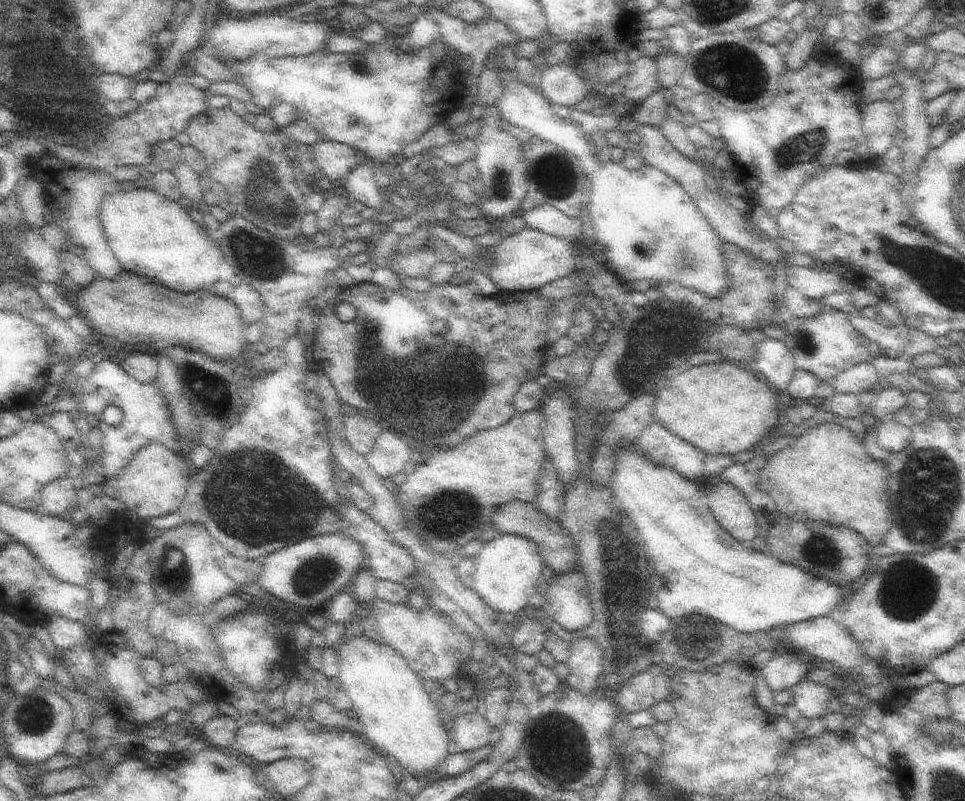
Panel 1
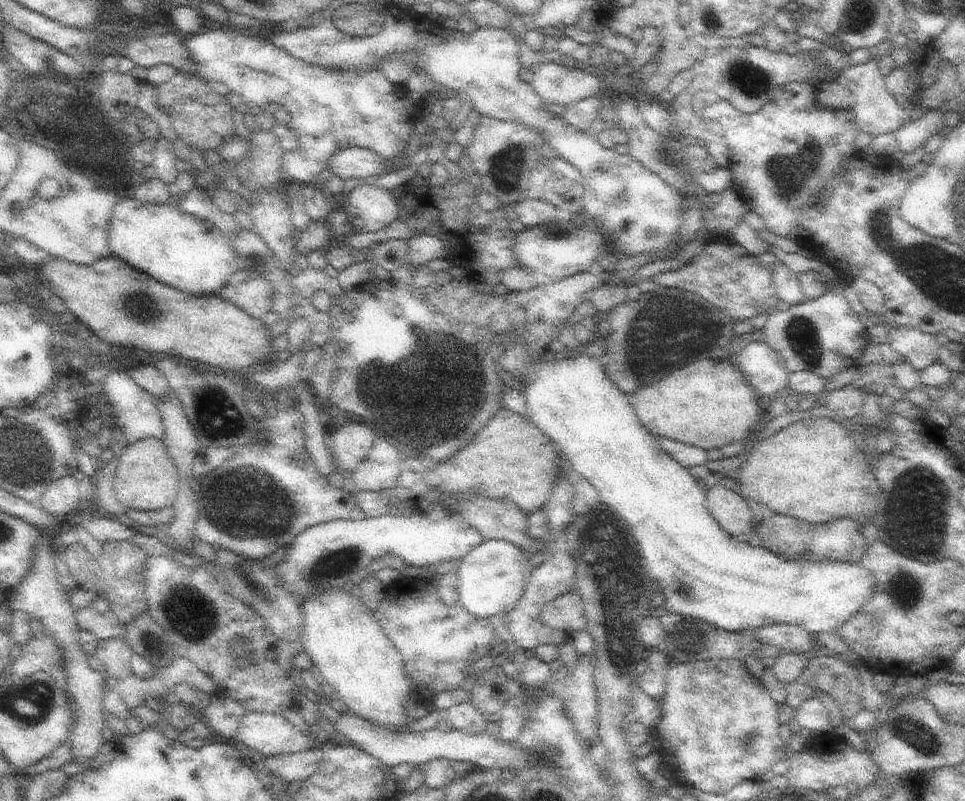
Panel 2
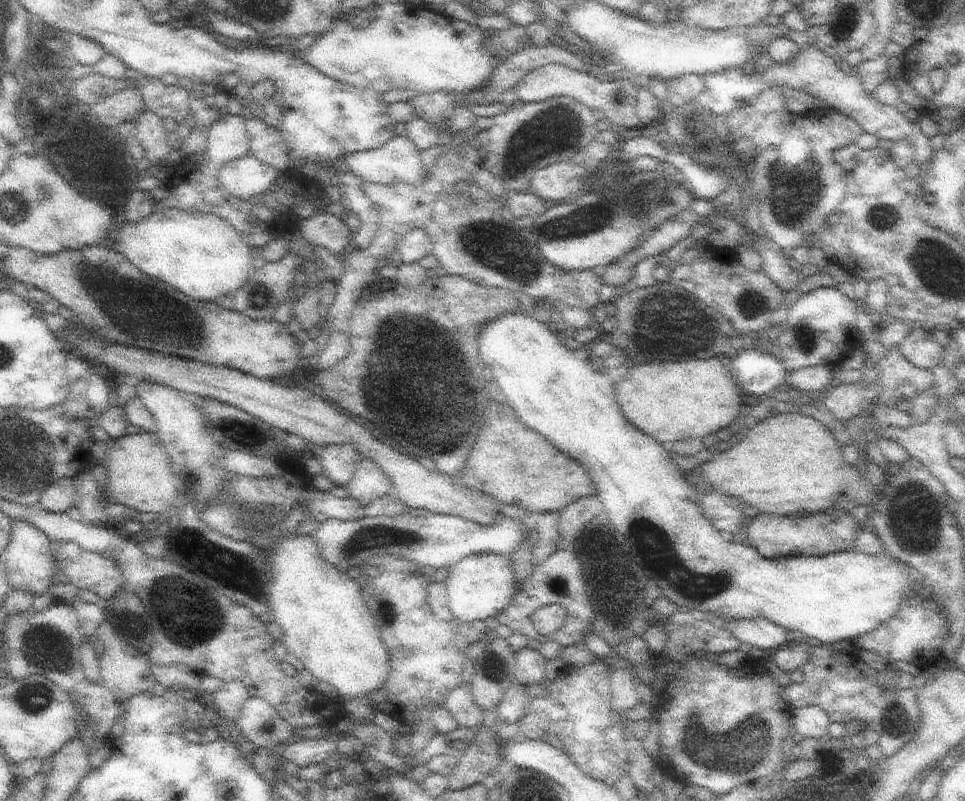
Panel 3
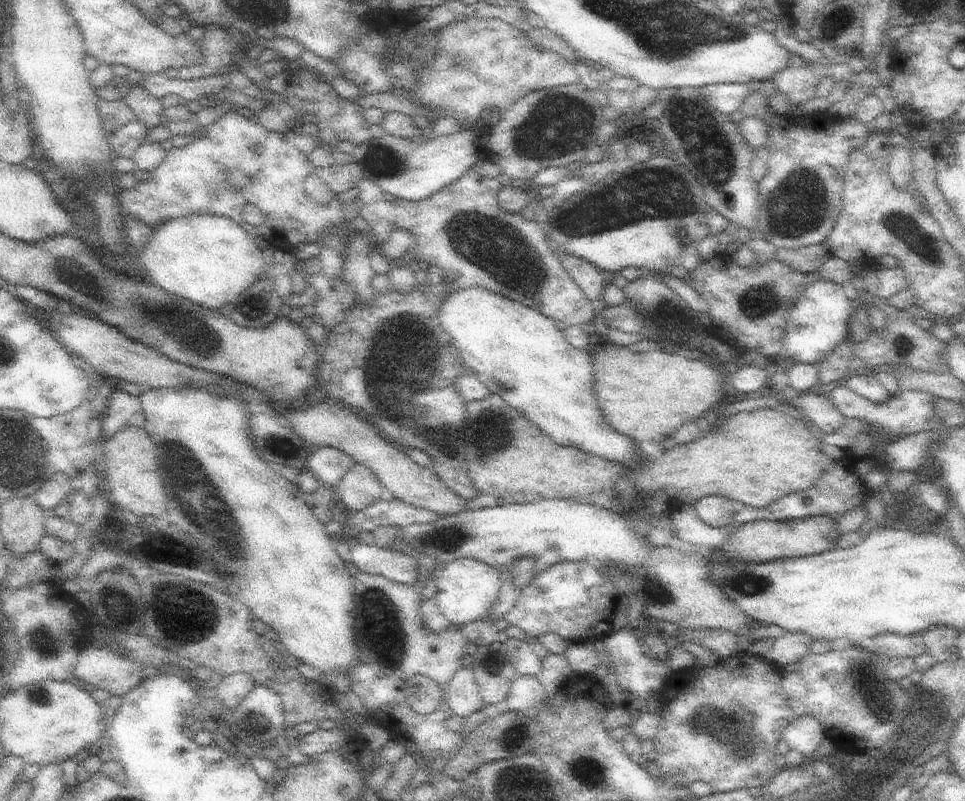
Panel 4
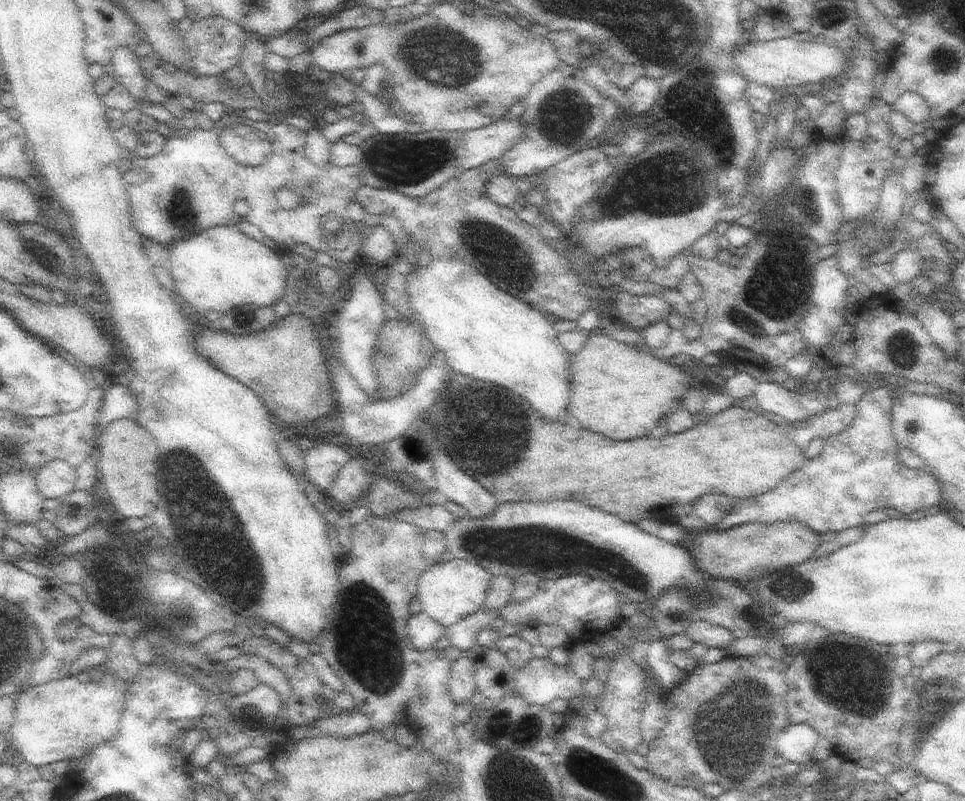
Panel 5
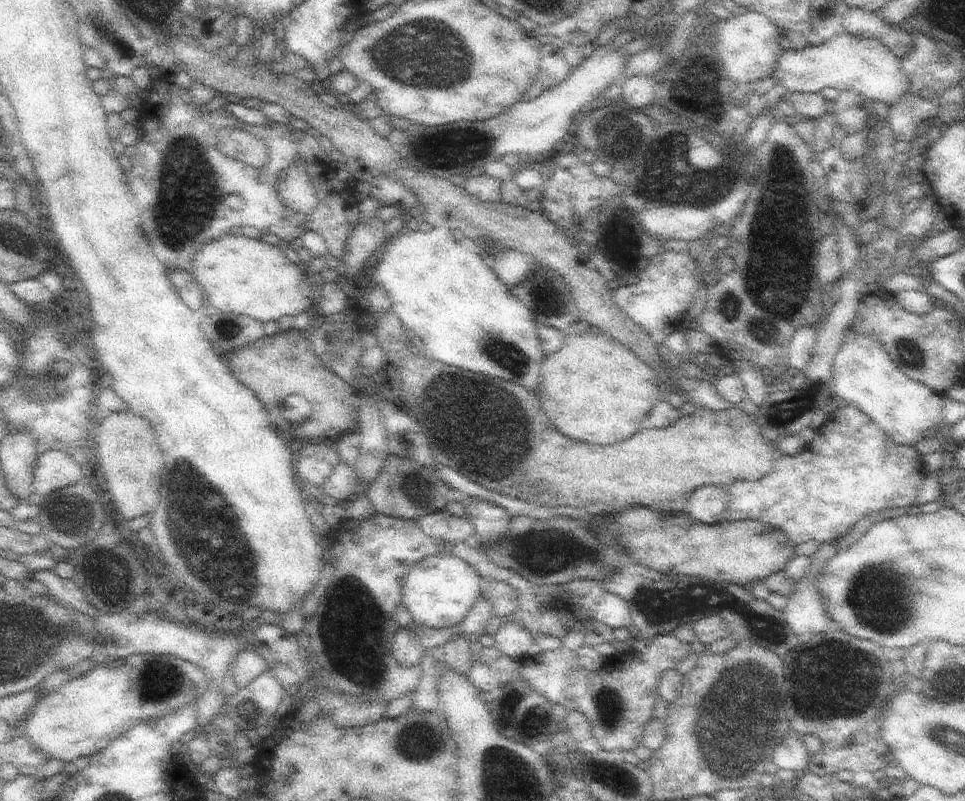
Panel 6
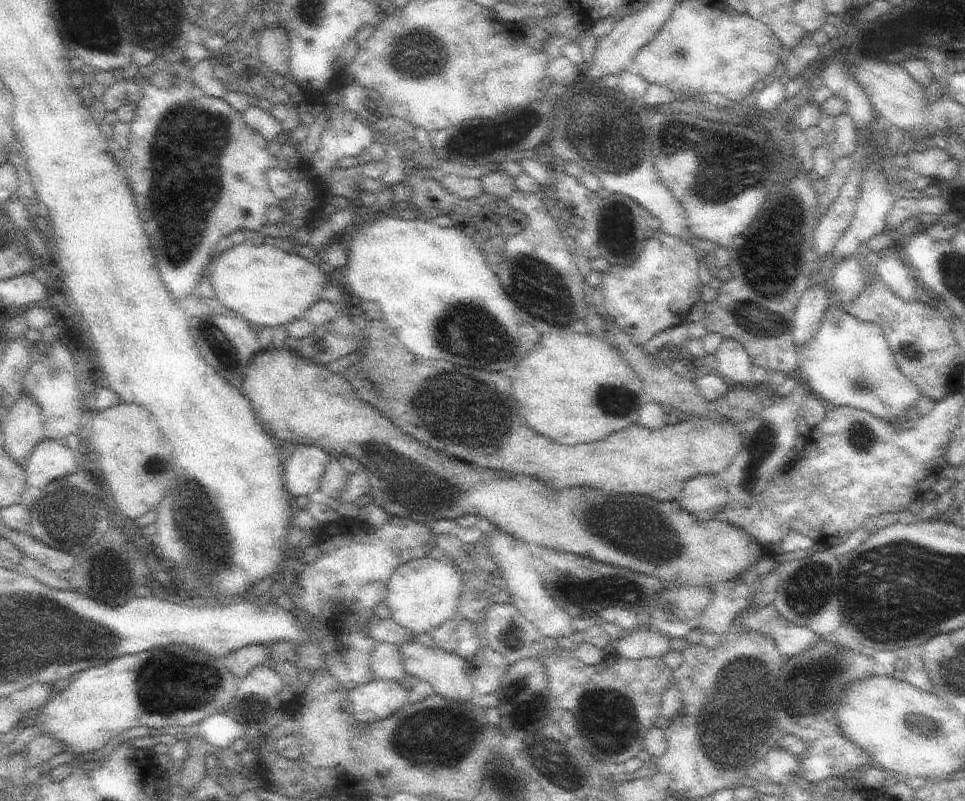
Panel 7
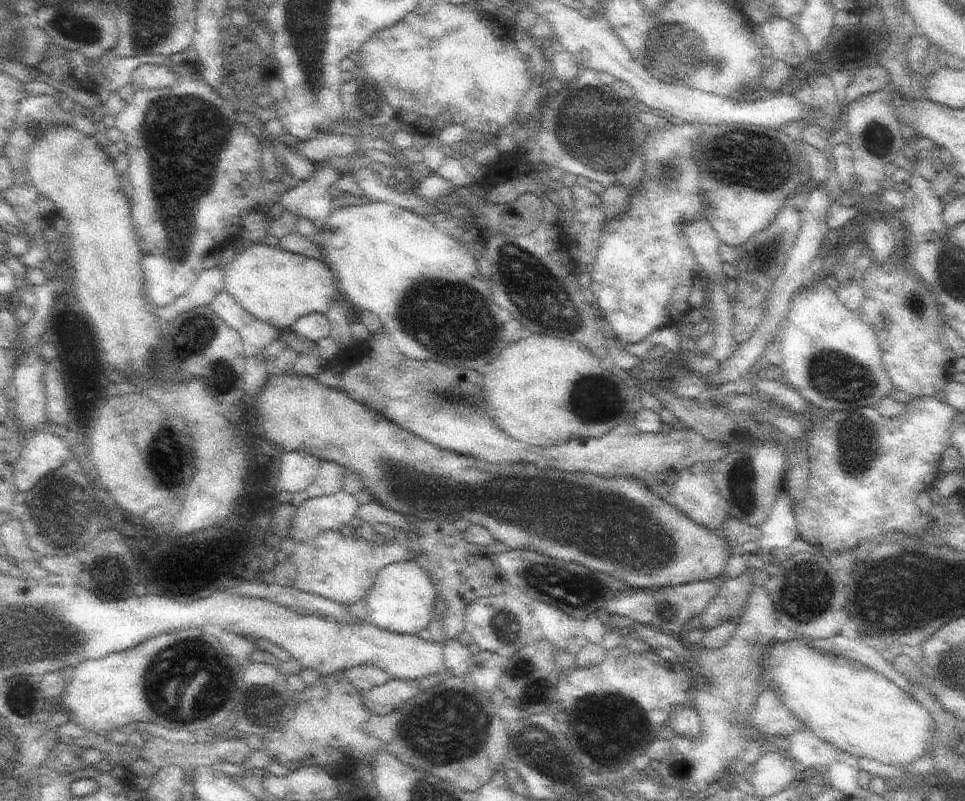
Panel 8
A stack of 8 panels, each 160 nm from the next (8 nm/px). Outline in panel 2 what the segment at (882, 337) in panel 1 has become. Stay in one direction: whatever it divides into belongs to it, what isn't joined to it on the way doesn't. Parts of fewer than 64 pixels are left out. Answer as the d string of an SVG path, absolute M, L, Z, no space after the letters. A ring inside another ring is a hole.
M895 324L890 325L889 346L892 346L898 354L902 354L907 362L920 372L938 360L941 350L932 334Z

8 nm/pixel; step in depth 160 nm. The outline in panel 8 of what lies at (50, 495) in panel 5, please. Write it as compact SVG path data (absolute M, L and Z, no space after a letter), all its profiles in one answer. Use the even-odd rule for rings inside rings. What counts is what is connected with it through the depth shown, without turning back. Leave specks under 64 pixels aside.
M51 430L36 432L26 440L14 466L14 482L19 491L32 490L46 474L58 470L72 458L68 444Z

